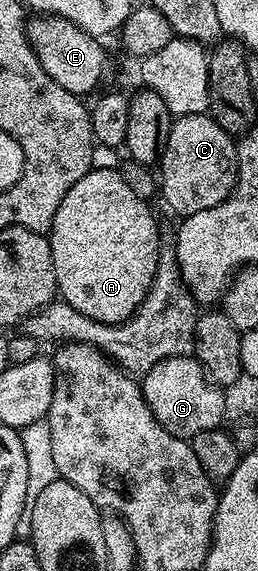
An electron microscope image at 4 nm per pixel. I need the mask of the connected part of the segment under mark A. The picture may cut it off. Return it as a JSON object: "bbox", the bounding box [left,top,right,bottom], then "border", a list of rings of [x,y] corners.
{"bbox":[48,168,162,324],"border":[[[92,168],[66,190],[66,198],[62,198],[62,206],[58,206],[54,214],[48,236],[58,296],[63,303],[103,324],[122,324],[135,314],[152,288],[162,243],[156,220],[148,207],[149,201],[138,198],[121,173],[110,168]]]}

